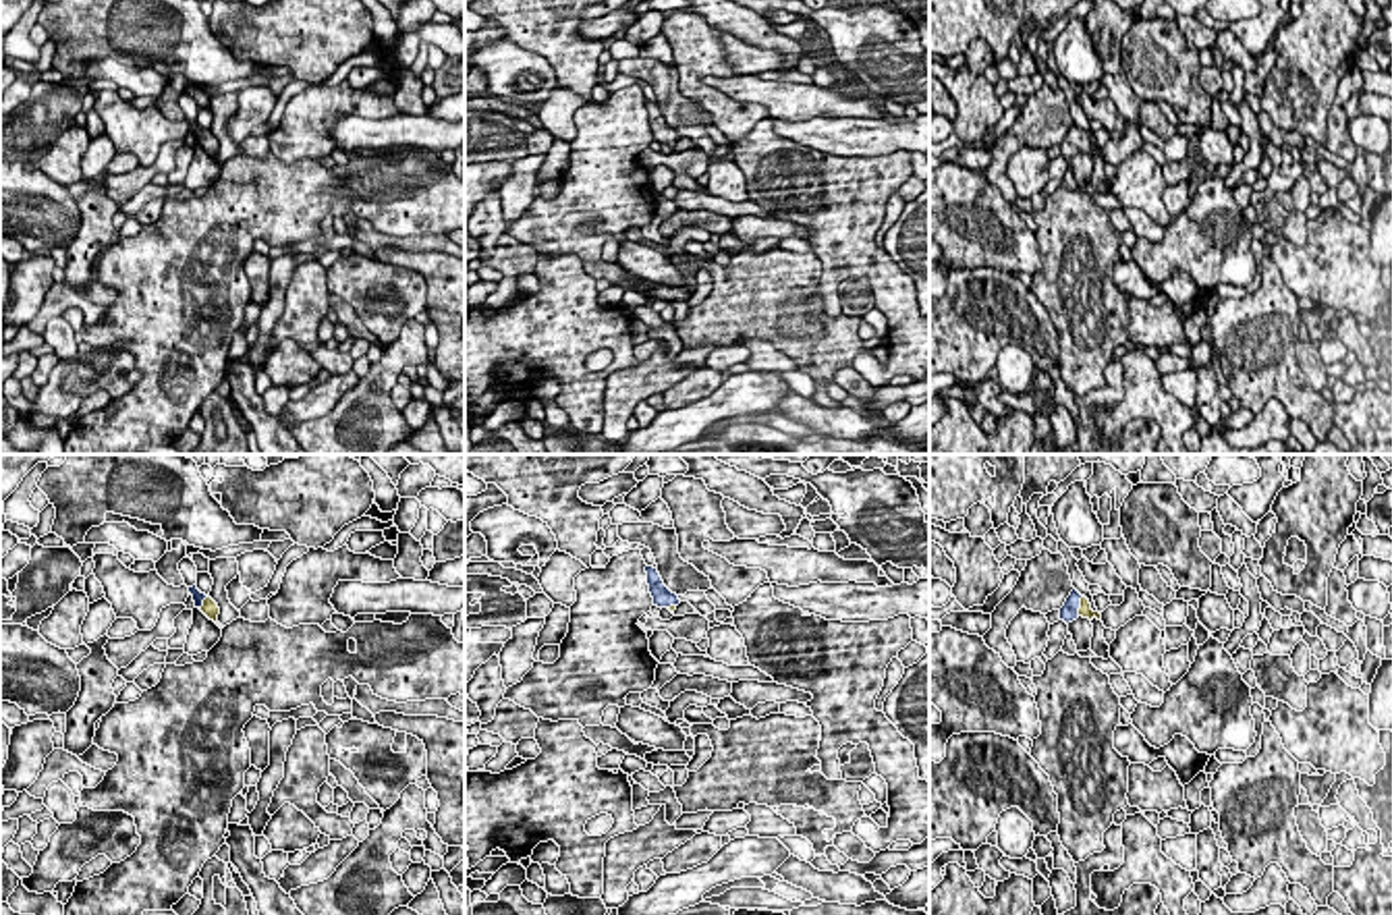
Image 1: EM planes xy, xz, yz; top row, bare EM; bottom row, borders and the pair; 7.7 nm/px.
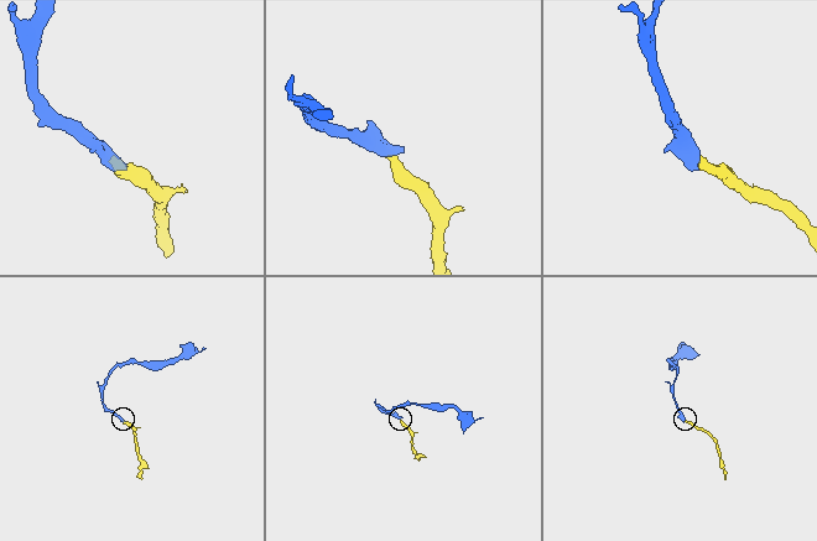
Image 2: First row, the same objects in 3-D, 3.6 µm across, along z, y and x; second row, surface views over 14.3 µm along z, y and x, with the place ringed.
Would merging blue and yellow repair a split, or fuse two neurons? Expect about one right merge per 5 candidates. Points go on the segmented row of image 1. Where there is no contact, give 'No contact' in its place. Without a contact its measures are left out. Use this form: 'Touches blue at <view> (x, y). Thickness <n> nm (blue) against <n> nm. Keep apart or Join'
Touches blue at yz (1079, 606). Thickness 140 nm (blue) against 100 nm. Join

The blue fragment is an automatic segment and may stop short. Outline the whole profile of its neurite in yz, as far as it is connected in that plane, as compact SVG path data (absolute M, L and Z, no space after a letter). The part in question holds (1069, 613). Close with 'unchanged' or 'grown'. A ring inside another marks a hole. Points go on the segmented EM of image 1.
M1073 589L1064 606L1060 608L1060 620L1068 625L1077 620L1079 616L1089 618L1089 620L1093 618L1102 620L1102 614L1091 610L1089 600L1081 595L1077 589Z; grown

